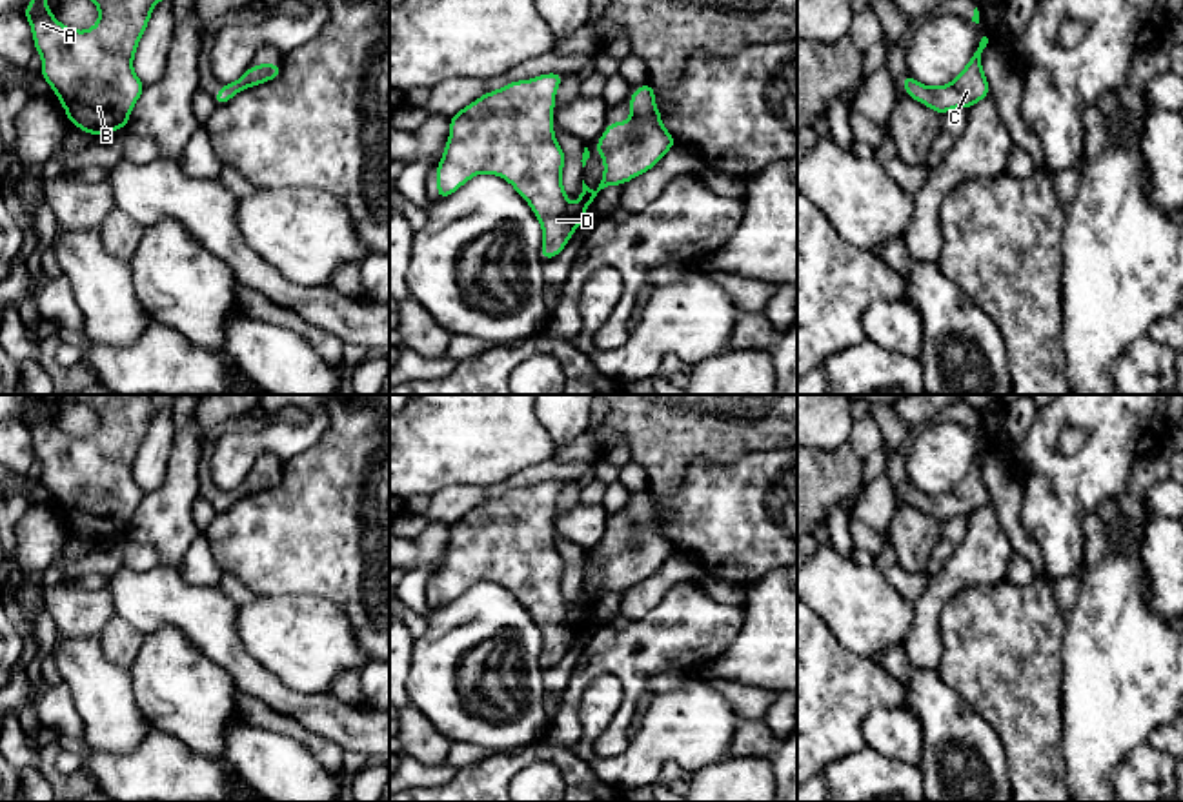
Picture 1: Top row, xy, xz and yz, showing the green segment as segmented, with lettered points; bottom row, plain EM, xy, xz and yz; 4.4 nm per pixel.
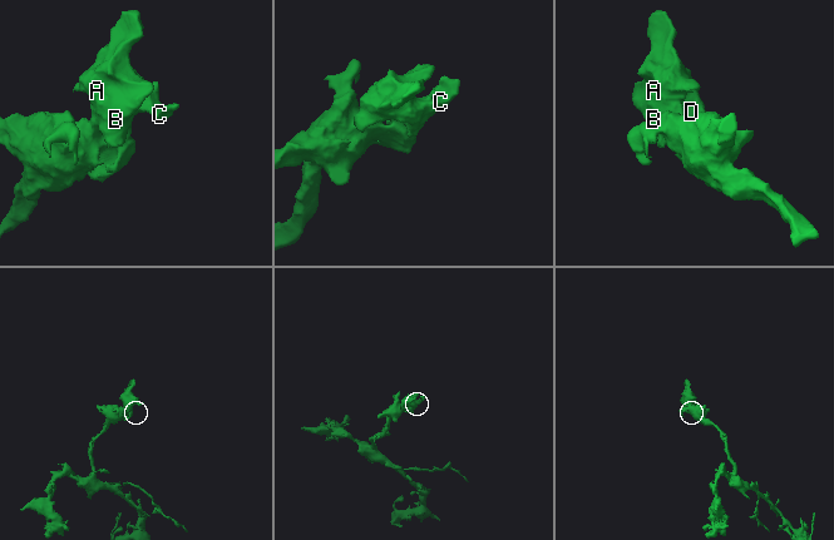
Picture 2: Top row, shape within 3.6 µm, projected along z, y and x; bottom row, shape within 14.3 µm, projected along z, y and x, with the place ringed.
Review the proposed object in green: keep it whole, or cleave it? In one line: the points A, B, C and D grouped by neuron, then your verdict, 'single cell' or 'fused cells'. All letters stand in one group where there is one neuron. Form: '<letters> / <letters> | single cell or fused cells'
A B C D | single cell

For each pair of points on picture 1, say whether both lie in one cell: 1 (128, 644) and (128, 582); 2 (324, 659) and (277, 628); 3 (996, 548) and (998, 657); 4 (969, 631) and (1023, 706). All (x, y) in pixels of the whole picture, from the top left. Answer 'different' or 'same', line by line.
1: different
2: same
3: different
4: same

